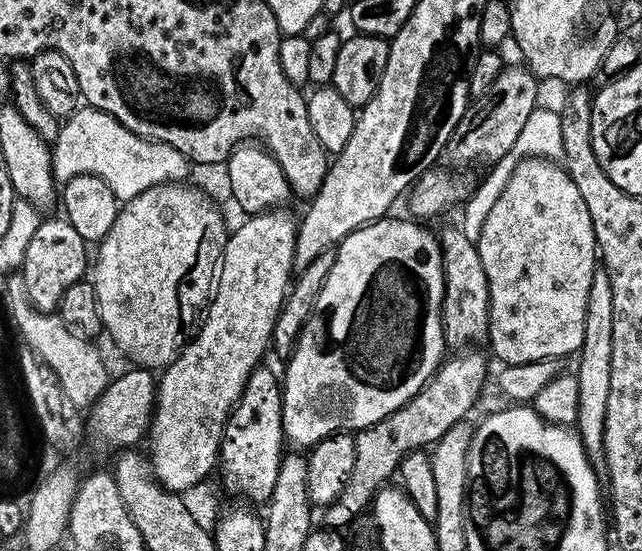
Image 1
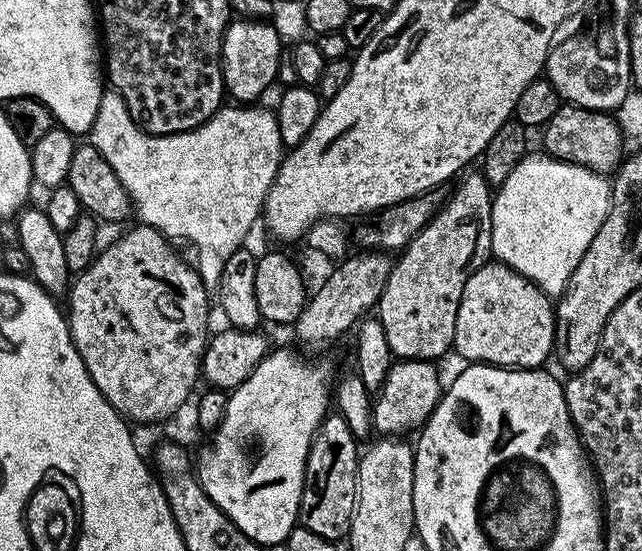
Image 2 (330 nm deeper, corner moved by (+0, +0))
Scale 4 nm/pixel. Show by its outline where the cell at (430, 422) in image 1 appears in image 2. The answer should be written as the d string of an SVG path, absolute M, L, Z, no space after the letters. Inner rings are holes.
M465 171L459 177L458 183L460 185L453 192L449 191L447 193L444 203L440 205L439 210L430 218L428 225L395 257L378 305L378 319L380 319L382 326L386 330L386 342L390 342L390 350L393 357L401 360L431 360L436 362L439 361L439 356L444 356L447 352L450 352L454 345L454 322L458 322L458 302L462 302L462 290L466 290L466 282L470 278L470 274L478 271L483 264L489 263L492 256L492 202L494 199L494 188L493 185L488 183L488 179L484 177L483 171L472 171Z

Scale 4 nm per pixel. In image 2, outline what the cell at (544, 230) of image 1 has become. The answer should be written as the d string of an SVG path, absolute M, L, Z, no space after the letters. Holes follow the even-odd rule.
M489 262L483 264L478 271L470 274L466 282L466 290L462 290L462 302L458 302L458 322L454 322L454 352L460 356L465 356L465 361L475 362L478 364L490 364L497 368L511 368L513 370L536 370L544 364L554 352L556 342L556 314L554 311L553 301L549 298L537 284L532 284L522 274L518 274L513 268L506 267L499 262Z

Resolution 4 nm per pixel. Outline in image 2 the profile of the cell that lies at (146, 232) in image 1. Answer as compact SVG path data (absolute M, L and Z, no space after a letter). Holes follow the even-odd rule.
M135 227L130 229L125 236L118 237L105 252L103 249L89 263L88 267L71 281L70 291L66 296L66 301L68 300L66 319L74 346L82 358L82 362L94 382L94 386L98 386L98 390L102 390L102 394L110 402L110 406L114 406L116 412L119 412L121 416L132 422L163 422L178 410L178 406L189 400L193 395L192 387L195 386L196 379L198 381L201 379L204 349L208 347L210 339L210 333L207 328L207 312L210 305L210 299L208 299L209 289L204 286L195 286L196 288L160 288L164 284L164 280L160 276L172 276L175 272L182 271L184 264L176 257L175 250L171 248L173 245L157 228Z

